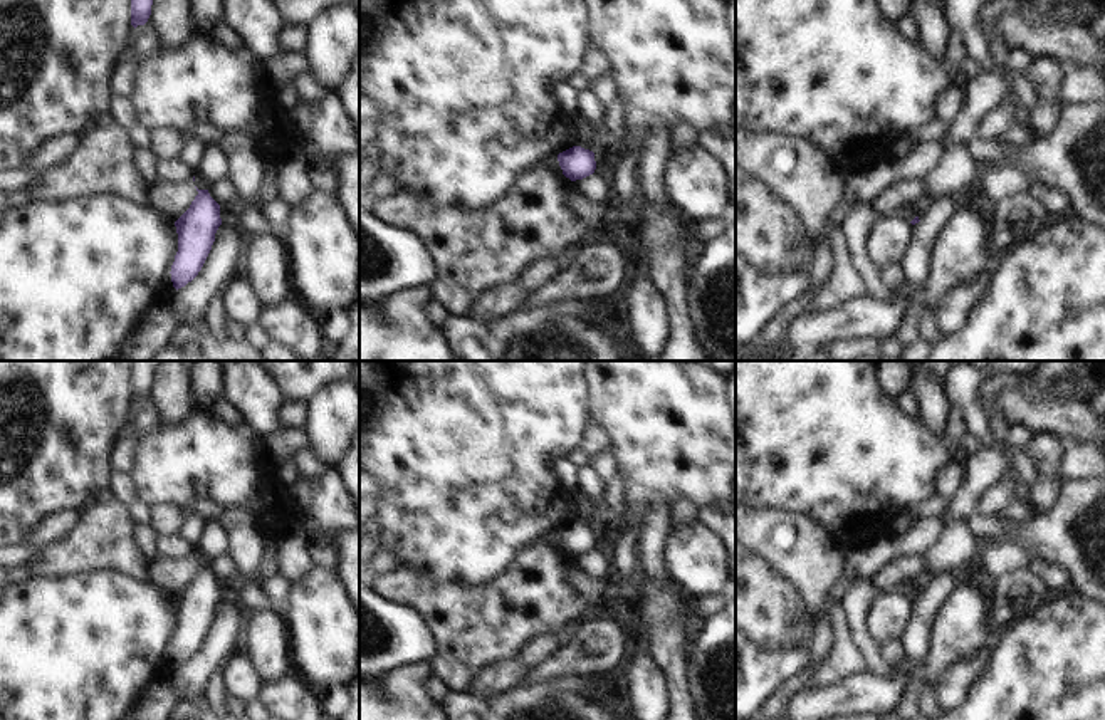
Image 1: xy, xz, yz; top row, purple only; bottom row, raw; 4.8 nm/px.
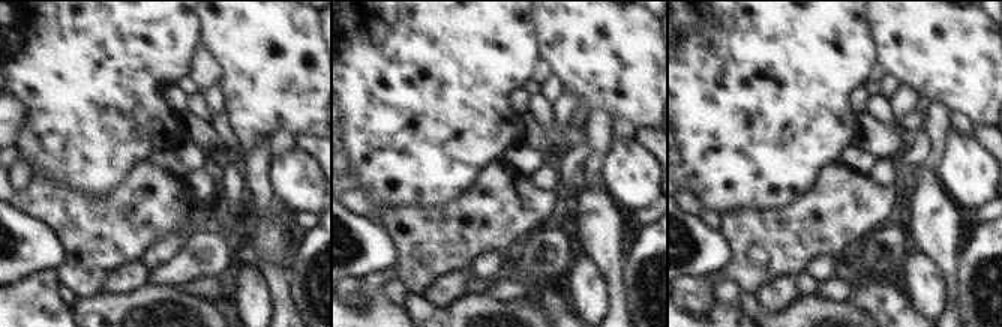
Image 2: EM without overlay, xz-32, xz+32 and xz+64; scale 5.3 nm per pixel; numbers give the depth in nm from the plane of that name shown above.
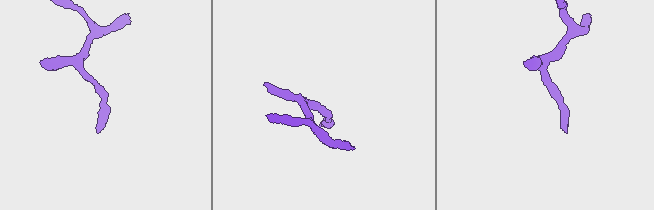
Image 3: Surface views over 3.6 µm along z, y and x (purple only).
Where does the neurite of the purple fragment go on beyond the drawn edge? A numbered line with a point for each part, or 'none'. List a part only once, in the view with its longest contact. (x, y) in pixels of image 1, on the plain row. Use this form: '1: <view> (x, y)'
none

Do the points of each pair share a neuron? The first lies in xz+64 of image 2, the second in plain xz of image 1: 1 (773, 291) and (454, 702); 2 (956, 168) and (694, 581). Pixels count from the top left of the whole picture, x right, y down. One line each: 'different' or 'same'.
1: different
2: same

